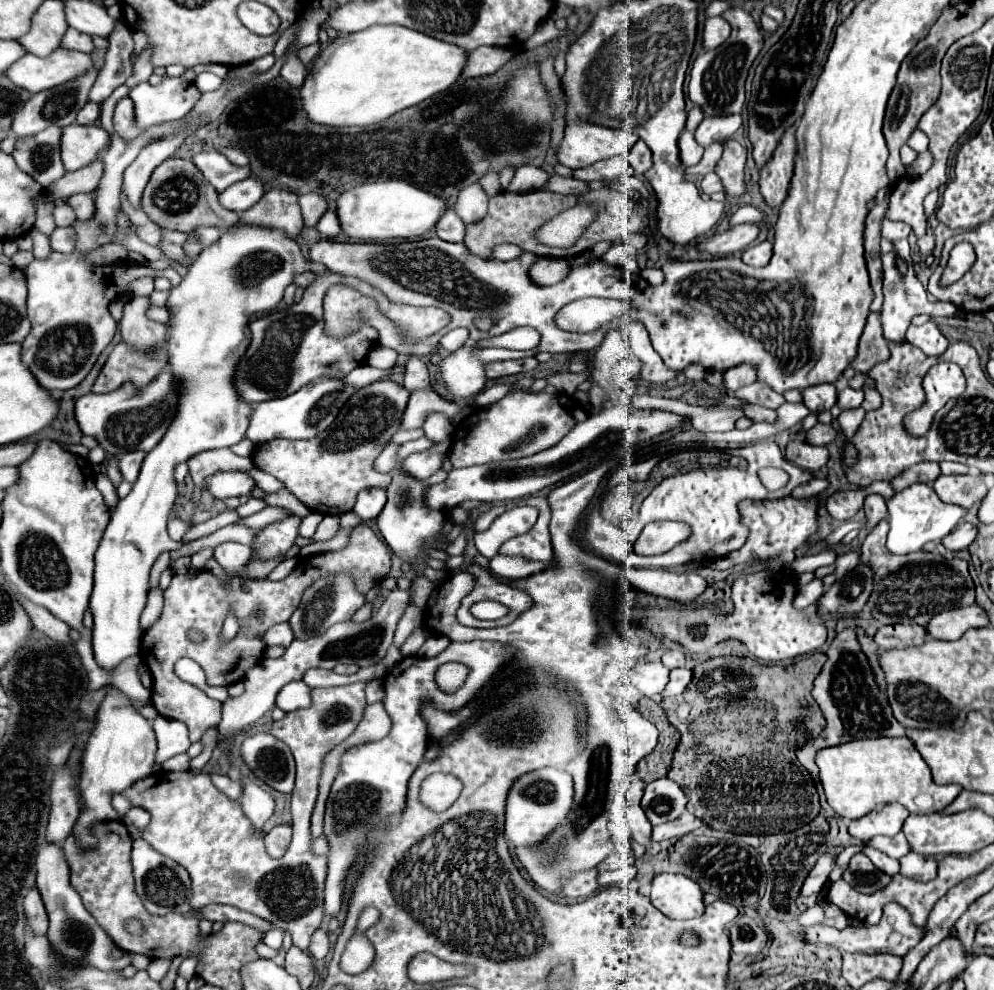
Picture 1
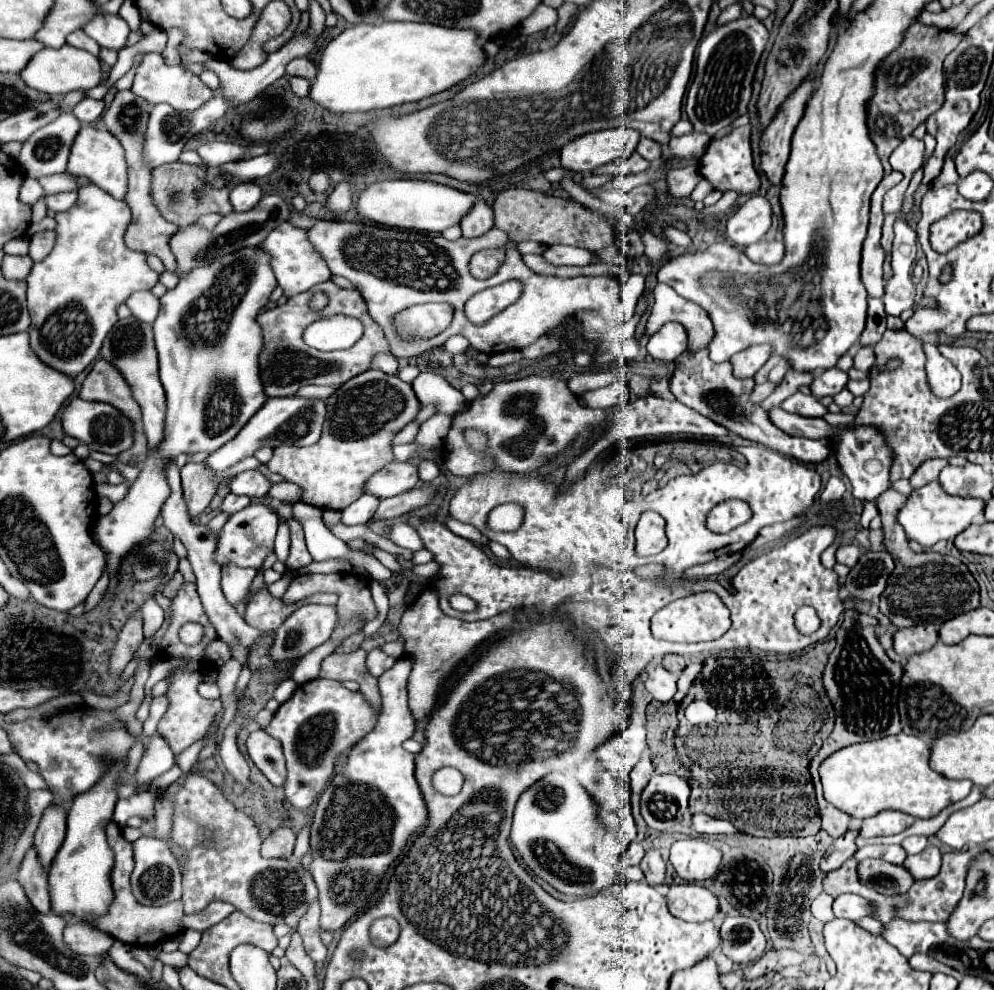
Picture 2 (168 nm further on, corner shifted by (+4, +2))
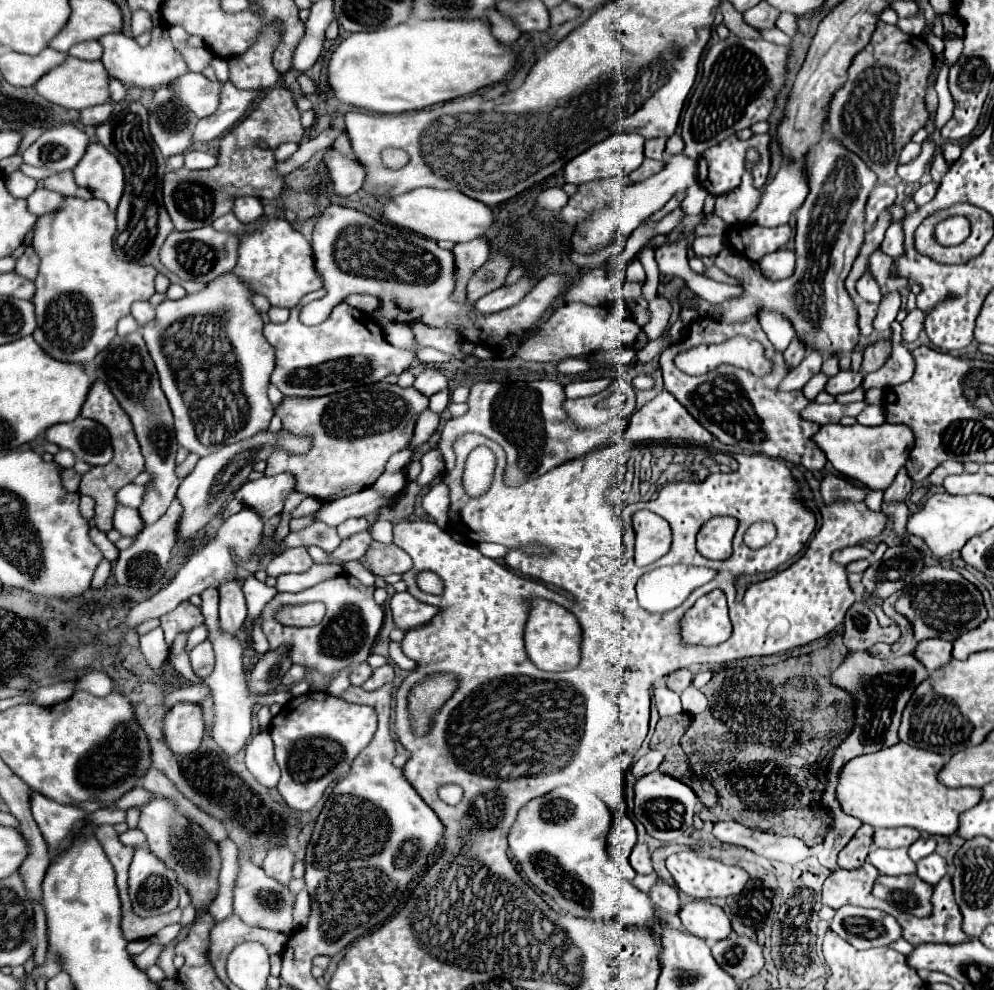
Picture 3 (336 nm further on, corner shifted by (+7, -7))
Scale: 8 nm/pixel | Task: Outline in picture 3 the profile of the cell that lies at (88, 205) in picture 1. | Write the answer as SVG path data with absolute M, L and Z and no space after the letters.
M38 188L34 194L30 194L26 198L28 210L34 212L36 216L44 216L44 214L56 212L62 206L62 200L64 200L62 194L52 192L52 190L46 190L46 188Z

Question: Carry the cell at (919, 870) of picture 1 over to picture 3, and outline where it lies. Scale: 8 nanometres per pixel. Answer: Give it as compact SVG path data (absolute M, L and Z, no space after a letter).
M934 852L934 854L930 854L930 856L926 856L926 858L916 862L916 874L924 882L934 886L936 882L940 882L940 878L944 878L944 874L946 874L946 862L944 862L942 856L938 856Z

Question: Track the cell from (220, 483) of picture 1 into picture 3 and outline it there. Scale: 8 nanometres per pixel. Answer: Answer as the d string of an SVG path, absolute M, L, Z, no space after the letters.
M290 474L262 476L258 480L248 480L236 492L236 498L258 512L262 518L270 518L282 512L288 492L294 490L294 478Z

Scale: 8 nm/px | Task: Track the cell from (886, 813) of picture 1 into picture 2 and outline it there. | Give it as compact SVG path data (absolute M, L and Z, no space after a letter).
M883 811L881 815L875 815L873 819L865 819L861 827L863 837L885 837L885 835L897 835L905 827L911 827L915 823L913 817L901 815L899 811Z

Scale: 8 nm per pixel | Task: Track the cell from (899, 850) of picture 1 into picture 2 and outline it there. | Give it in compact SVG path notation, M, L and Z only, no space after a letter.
M911 835L911 837L907 837L907 839L903 839L903 849L909 853L909 855L915 855L915 853L921 853L927 845L929 845L929 841L927 841L927 837L923 837L923 835Z

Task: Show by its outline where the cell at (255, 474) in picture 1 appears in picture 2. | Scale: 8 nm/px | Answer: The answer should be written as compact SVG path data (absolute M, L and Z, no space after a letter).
M289 481L275 483L275 485L271 487L271 491L269 491L269 497L277 499L277 501L283 501L283 503L297 503L297 501L301 501L299 495L301 495L301 493L299 493L299 487L295 487L295 485L289 483Z

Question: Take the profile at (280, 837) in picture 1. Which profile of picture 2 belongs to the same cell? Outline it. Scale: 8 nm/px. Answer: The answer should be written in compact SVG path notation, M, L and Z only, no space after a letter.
M287 827L283 829L277 829L273 831L265 841L263 841L263 847L261 847L261 855L271 859L287 859L293 855L293 845L295 845L295 833Z

